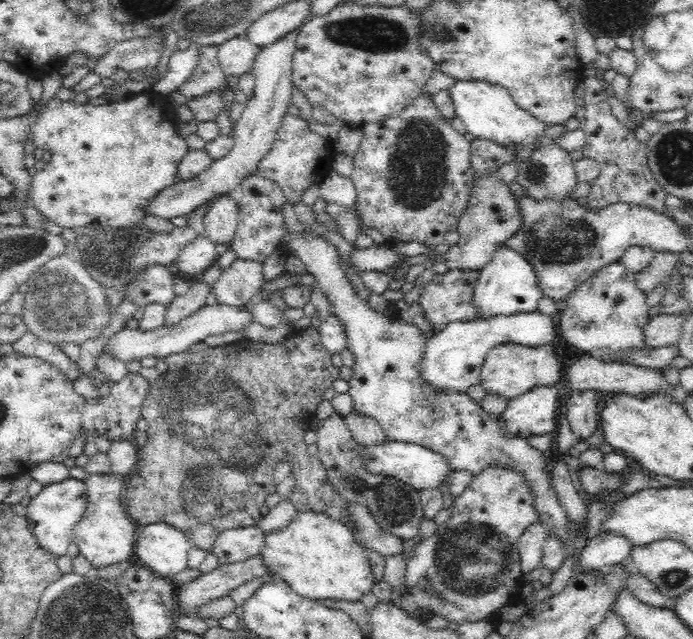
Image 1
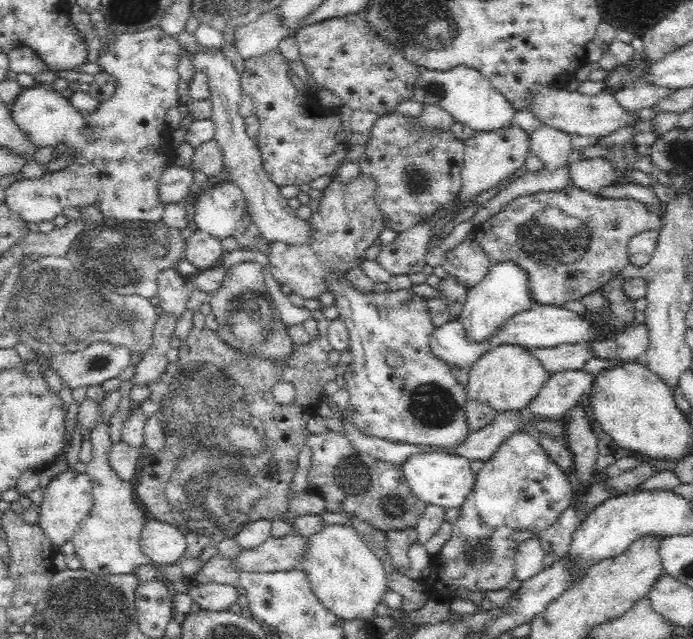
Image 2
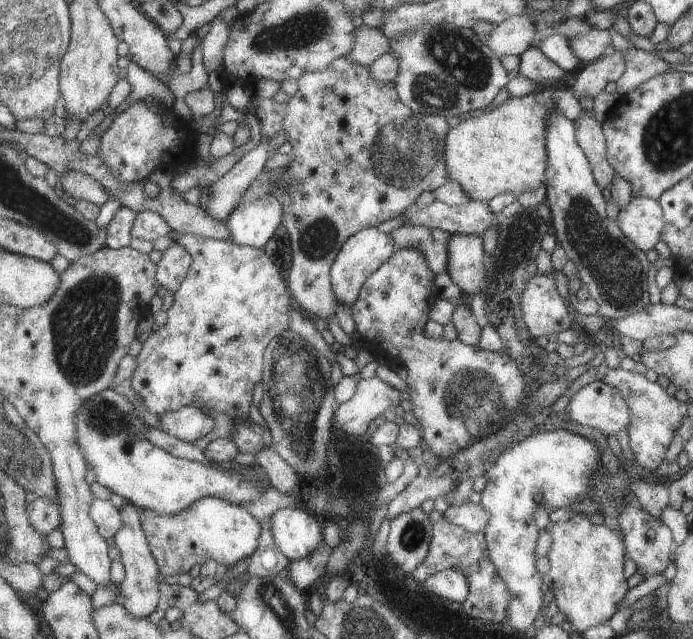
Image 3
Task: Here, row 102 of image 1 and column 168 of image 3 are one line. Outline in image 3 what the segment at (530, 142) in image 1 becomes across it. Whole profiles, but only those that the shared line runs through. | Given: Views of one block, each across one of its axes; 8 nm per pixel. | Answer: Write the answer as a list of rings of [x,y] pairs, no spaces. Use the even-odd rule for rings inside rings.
[[[111,388],[98,392],[82,404],[76,412],[75,426],[76,441],[84,452],[84,459],[95,471],[96,482],[138,509],[177,515],[202,497],[220,498],[241,505],[257,500],[268,488],[267,473],[255,462],[248,468],[256,475],[249,478],[242,477],[239,471],[174,457],[157,448],[147,440],[147,426],[135,414],[129,401]]]

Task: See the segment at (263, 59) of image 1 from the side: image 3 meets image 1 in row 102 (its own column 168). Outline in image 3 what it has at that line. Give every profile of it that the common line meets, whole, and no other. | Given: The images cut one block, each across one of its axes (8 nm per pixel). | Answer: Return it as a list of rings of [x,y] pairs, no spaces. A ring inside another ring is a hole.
[[[171,242],[162,251],[158,262],[158,283],[173,293],[179,283],[185,278],[191,261],[189,253],[180,244]]]

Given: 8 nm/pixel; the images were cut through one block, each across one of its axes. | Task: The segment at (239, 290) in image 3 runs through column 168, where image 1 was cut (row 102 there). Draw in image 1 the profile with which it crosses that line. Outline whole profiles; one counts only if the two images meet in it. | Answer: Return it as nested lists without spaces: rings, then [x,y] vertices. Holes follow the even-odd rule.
[[[340,2],[324,17],[316,16],[300,27],[293,56],[290,85],[303,92],[312,108],[319,106],[338,122],[361,128],[369,123],[396,118],[415,98],[424,92],[428,78],[436,70],[430,55],[420,47],[422,35],[418,15],[410,8],[365,6],[354,2]]]

